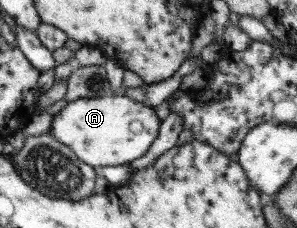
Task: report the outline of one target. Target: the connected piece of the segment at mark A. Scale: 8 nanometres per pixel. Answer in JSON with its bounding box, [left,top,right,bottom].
[50,95,161,167]

